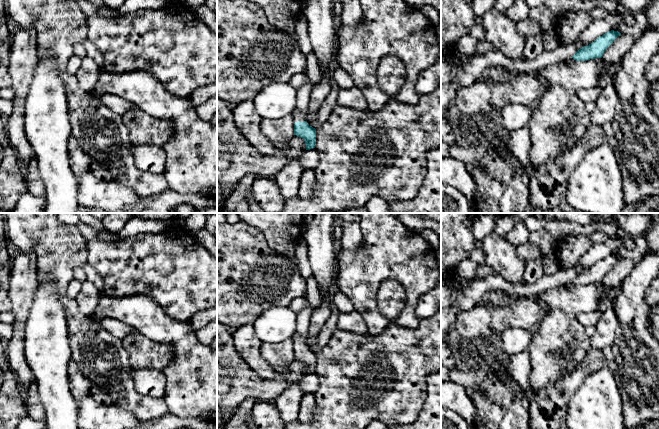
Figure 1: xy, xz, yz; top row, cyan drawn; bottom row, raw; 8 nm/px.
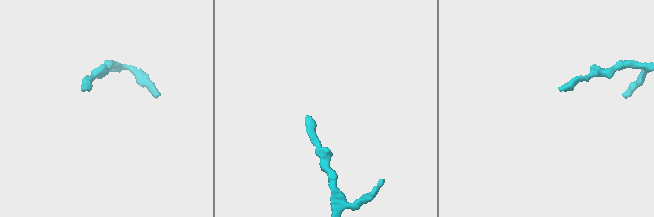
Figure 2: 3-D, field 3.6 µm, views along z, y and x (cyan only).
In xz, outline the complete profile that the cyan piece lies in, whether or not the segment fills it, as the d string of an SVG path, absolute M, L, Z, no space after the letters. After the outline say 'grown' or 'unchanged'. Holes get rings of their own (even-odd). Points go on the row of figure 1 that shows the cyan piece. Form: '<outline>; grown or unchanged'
M294 110L292 113L294 119L294 135L305 140L306 150L315 148L316 129L310 126L304 114Z; grown

